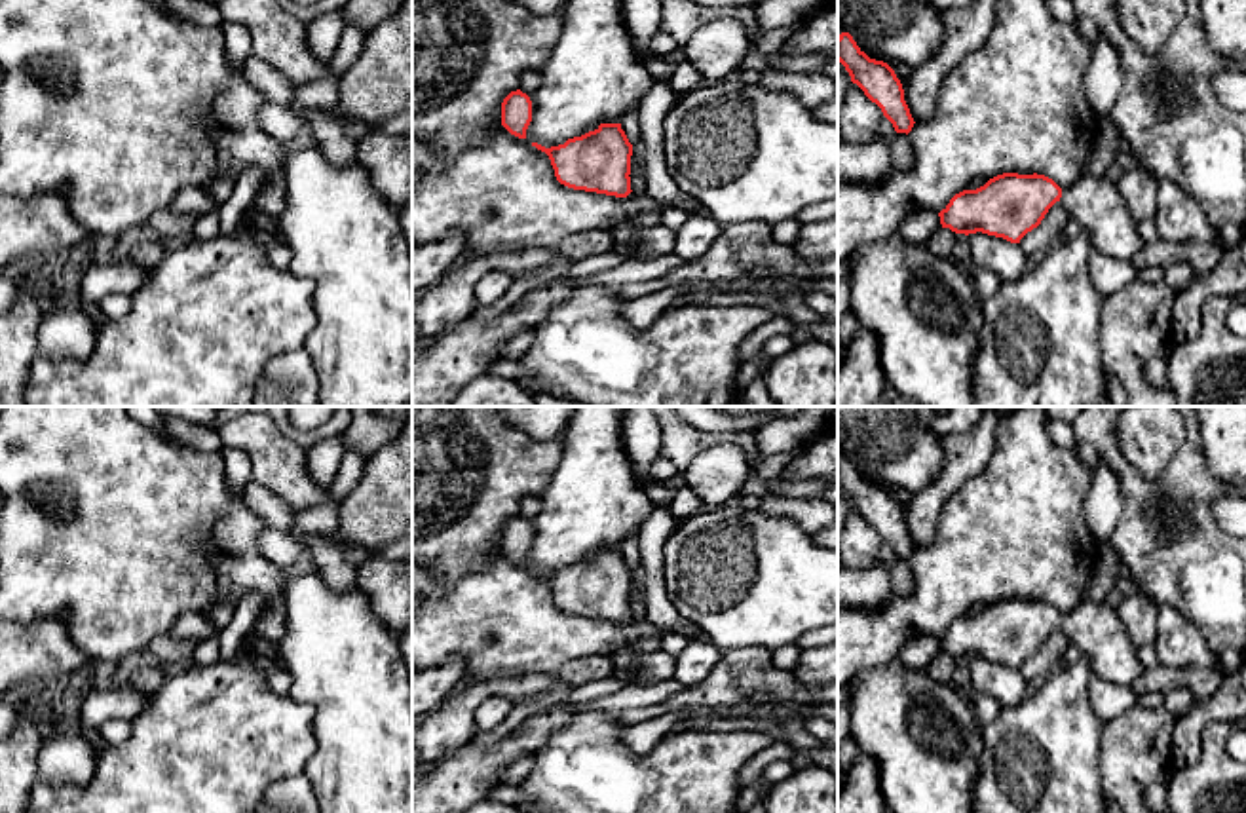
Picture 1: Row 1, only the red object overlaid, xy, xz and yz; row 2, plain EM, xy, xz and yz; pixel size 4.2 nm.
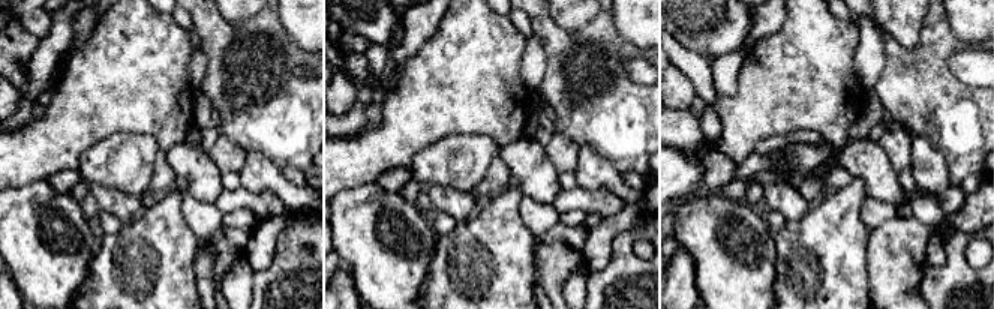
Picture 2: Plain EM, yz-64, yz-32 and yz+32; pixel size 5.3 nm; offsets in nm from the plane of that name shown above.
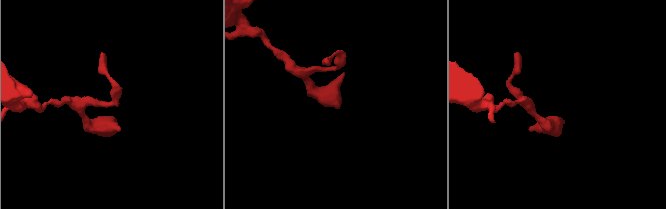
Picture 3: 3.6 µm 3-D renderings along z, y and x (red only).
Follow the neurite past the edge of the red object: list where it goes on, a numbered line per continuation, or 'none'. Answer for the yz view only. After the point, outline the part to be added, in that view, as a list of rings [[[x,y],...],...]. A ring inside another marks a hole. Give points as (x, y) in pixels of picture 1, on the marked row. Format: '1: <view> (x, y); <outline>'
1: yz (1094, 202); [[[1083,175],[1062,190],[1060,203],[1069,218],[1090,232],[1096,251],[1130,260],[1143,249],[1138,222],[1130,215],[1117,184],[1105,175]]]

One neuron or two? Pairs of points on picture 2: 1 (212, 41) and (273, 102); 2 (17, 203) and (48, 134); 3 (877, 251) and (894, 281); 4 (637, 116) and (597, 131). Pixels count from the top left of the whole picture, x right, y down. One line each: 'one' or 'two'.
1: one
2: two
3: one
4: one

